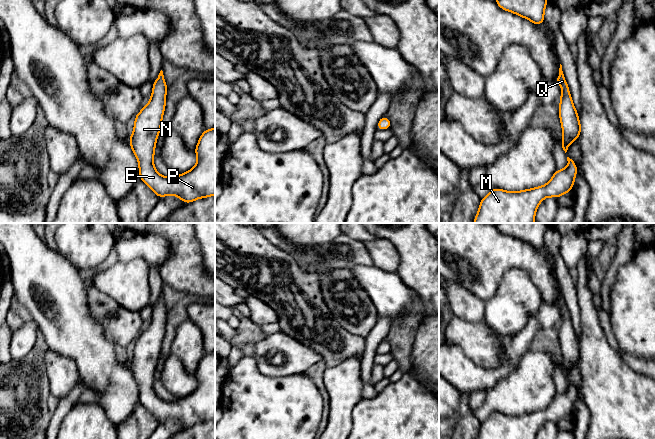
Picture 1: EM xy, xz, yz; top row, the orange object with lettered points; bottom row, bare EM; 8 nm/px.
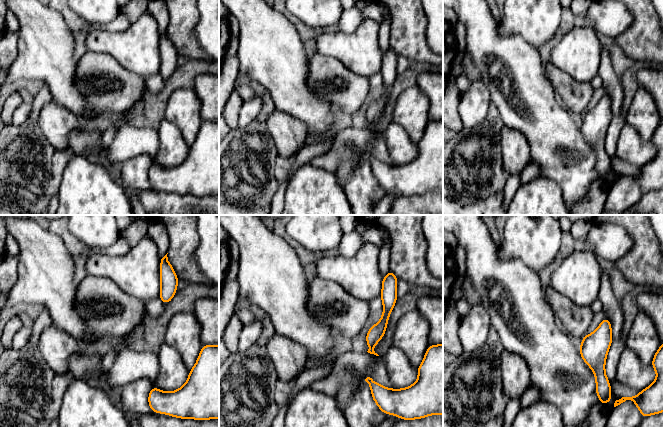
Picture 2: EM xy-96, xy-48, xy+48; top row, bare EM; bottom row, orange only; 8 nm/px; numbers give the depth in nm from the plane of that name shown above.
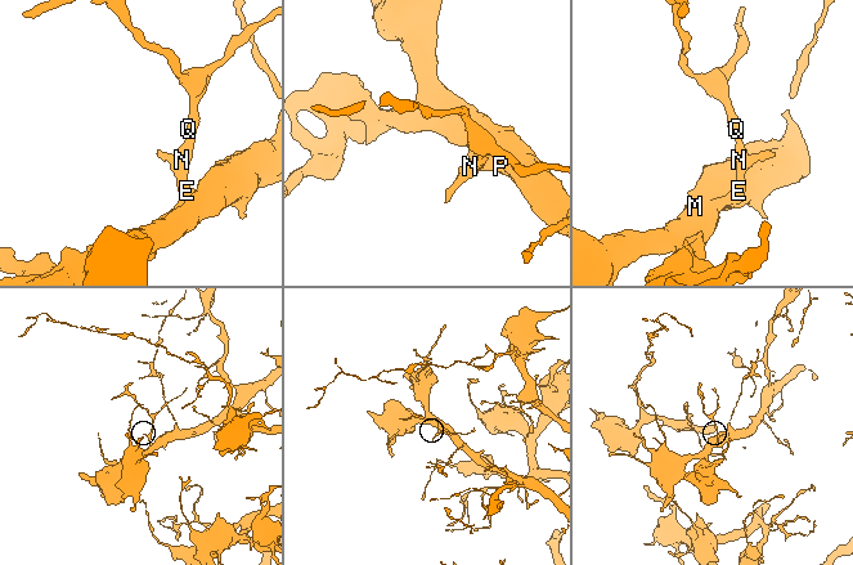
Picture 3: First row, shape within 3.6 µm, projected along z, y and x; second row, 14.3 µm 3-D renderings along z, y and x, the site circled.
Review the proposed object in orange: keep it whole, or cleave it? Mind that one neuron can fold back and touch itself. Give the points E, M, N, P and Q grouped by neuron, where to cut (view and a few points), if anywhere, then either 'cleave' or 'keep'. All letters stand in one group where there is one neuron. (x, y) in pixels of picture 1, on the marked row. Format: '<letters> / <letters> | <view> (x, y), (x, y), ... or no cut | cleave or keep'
E M N P Q | no cut | keep

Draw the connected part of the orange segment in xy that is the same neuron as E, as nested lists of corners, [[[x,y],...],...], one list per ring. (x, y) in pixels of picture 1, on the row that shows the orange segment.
[[[161,70],[157,80],[152,84],[153,91],[150,101],[135,116],[132,135],[129,137],[132,148],[139,164],[139,177],[159,197],[175,195],[184,203],[191,203],[199,198],[215,195],[215,128],[206,129],[194,149],[197,155],[196,165],[186,173],[176,177],[164,177],[154,167],[154,152],[158,134],[162,126],[162,117],[165,111],[167,85]]]

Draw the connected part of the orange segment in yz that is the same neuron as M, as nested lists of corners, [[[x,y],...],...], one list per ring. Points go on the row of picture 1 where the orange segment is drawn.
[[[567,157],[567,167],[557,169],[543,186],[518,192],[500,188],[491,190],[481,199],[474,223],[534,223],[535,212],[546,197],[560,197],[572,191],[577,165]]]

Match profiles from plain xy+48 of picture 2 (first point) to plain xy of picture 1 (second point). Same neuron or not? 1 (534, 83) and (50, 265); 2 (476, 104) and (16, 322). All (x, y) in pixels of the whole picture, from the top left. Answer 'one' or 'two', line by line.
1: one
2: two

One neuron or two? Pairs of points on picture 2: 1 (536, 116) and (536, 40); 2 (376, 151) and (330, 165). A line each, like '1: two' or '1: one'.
1: two
2: one

